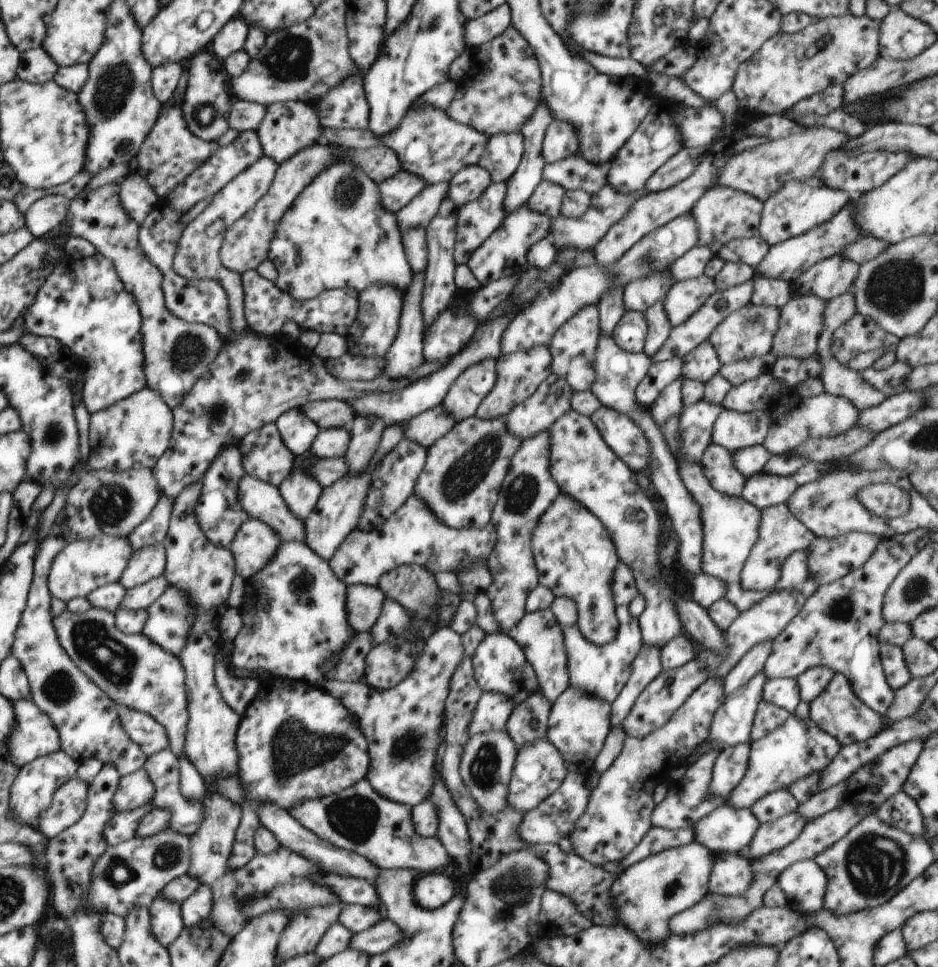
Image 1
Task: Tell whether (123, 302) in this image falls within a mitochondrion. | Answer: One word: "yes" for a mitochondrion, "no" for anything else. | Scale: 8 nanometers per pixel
no

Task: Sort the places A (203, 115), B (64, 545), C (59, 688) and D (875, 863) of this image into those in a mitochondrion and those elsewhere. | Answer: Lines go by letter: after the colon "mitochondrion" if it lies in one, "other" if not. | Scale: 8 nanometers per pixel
A: mitochondrion
B: other
C: mitochondrion
D: mitochondrion

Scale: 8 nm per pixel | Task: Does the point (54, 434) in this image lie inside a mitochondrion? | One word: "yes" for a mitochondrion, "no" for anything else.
yes

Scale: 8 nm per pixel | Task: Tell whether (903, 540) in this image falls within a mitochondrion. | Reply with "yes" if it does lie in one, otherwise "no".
no

